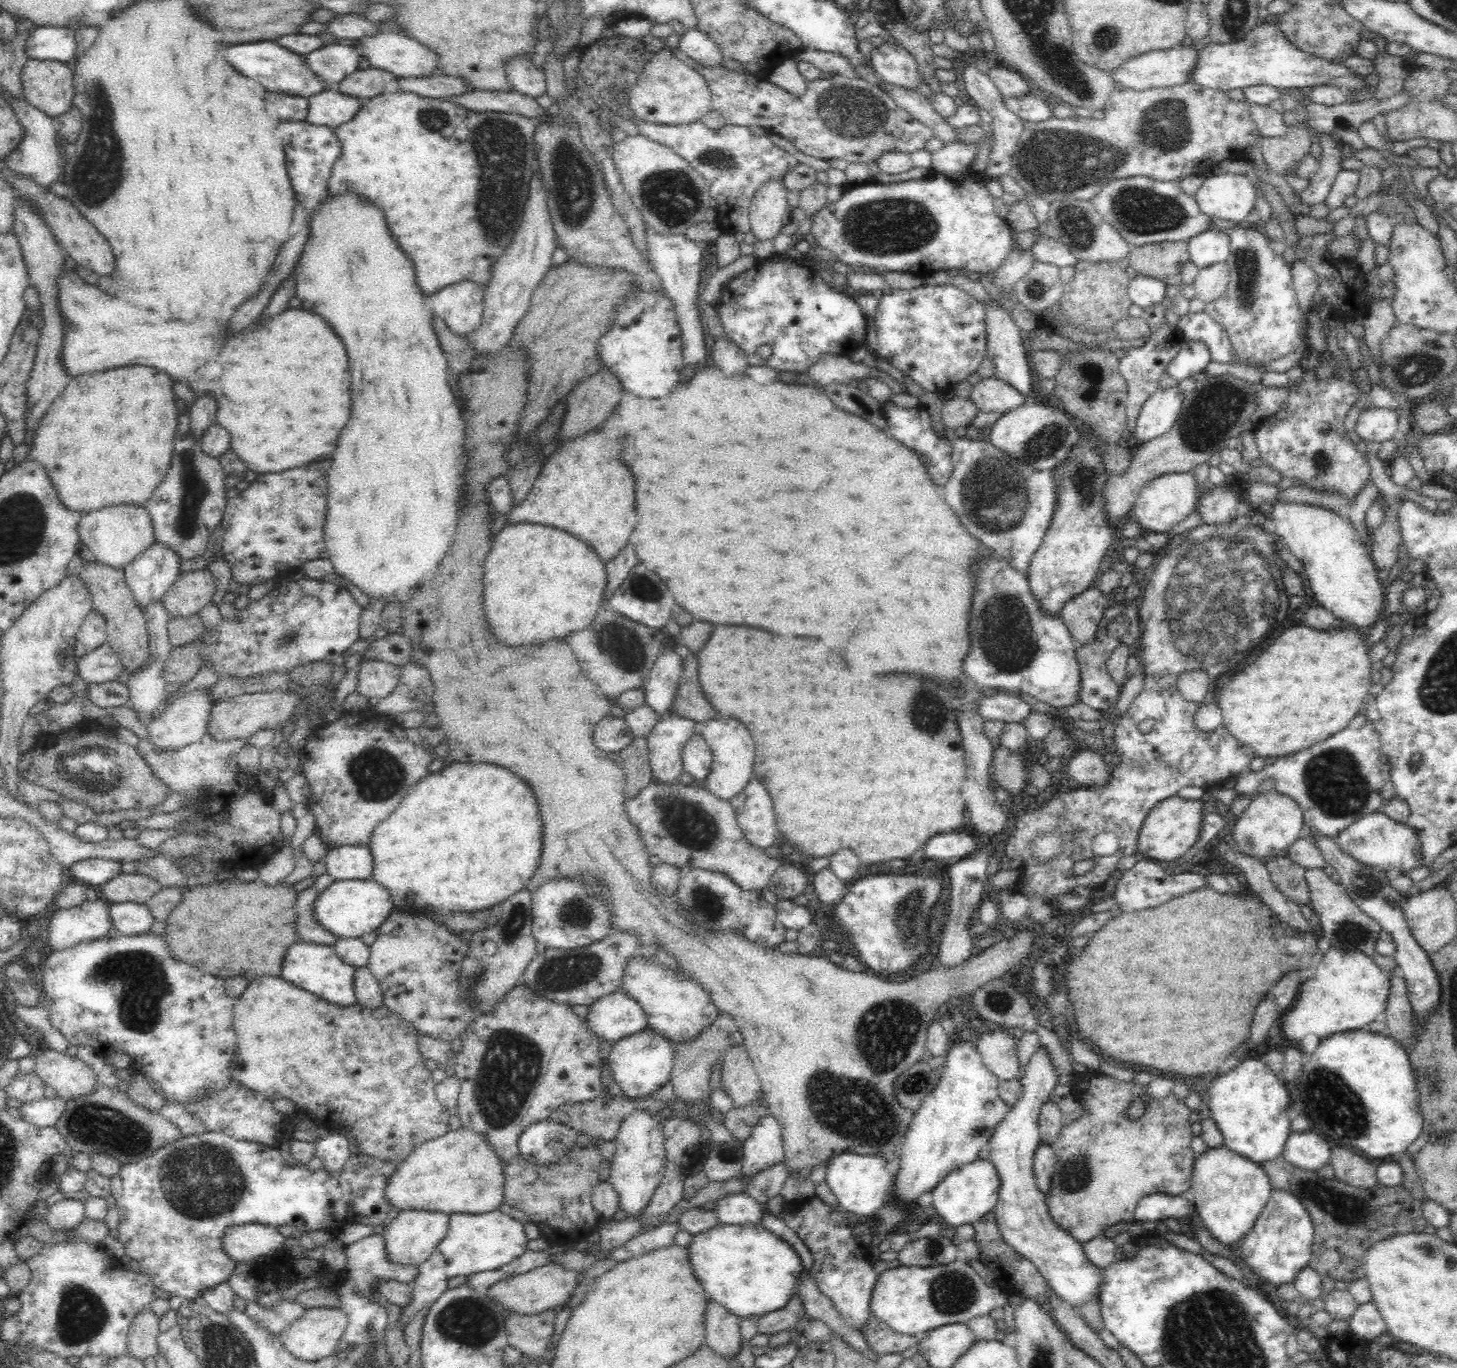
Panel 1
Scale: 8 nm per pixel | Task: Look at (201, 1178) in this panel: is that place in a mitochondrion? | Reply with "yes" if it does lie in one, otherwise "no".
yes

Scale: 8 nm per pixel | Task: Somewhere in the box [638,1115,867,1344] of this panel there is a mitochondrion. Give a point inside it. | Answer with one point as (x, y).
(727, 1156)

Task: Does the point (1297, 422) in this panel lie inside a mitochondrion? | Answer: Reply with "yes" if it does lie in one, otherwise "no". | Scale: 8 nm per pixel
no

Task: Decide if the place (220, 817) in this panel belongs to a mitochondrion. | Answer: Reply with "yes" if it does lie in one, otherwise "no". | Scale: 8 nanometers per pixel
yes

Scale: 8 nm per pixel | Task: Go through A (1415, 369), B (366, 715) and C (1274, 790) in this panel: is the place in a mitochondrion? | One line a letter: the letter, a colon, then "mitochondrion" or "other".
A: mitochondrion
B: other
C: other

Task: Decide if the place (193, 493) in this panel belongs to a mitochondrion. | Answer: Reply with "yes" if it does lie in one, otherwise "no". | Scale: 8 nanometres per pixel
yes

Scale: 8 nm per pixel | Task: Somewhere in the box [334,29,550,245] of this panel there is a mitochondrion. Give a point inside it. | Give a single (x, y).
(434, 119)

